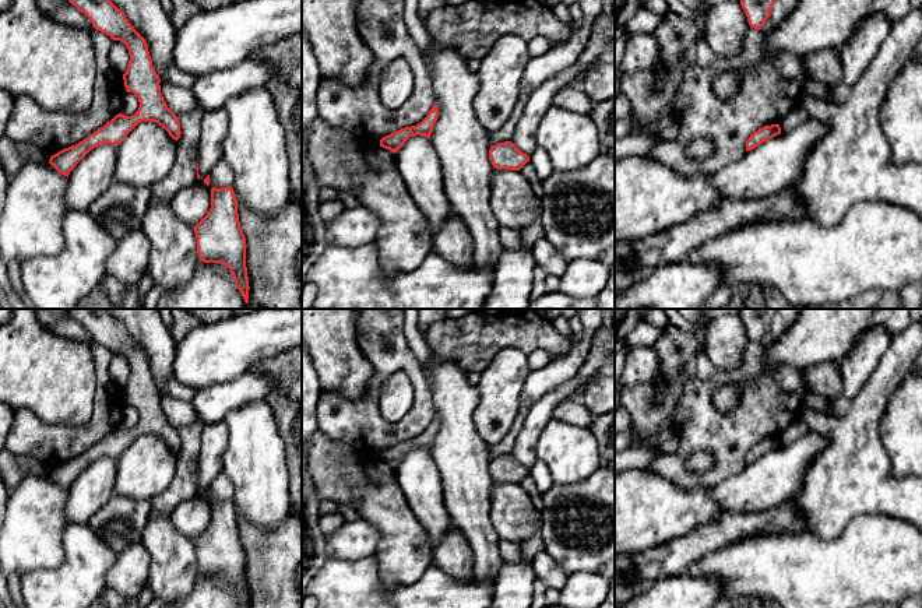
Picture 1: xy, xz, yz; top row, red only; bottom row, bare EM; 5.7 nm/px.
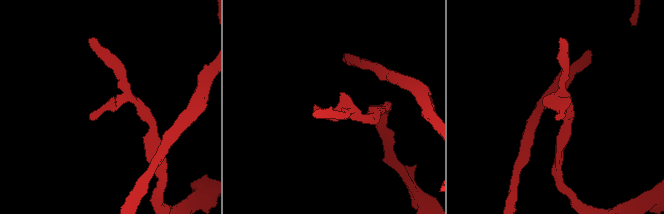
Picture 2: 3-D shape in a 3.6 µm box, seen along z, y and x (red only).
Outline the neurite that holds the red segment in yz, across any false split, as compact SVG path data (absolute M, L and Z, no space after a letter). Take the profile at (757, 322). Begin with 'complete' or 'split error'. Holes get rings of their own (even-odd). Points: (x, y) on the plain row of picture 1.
complete; M742 309L740 319L745 323L750 341L761 342L770 330L775 309Z

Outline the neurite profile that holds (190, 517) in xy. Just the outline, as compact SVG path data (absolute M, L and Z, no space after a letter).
M196 495L179 503L169 519L179 533L194 541L211 521L211 503L205 496Z

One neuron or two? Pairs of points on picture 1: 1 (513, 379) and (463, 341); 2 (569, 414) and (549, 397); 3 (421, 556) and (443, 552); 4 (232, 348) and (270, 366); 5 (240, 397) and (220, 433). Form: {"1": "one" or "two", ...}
{"1": "two", "2": "two", "3": "two", "4": "two", "5": "two"}

